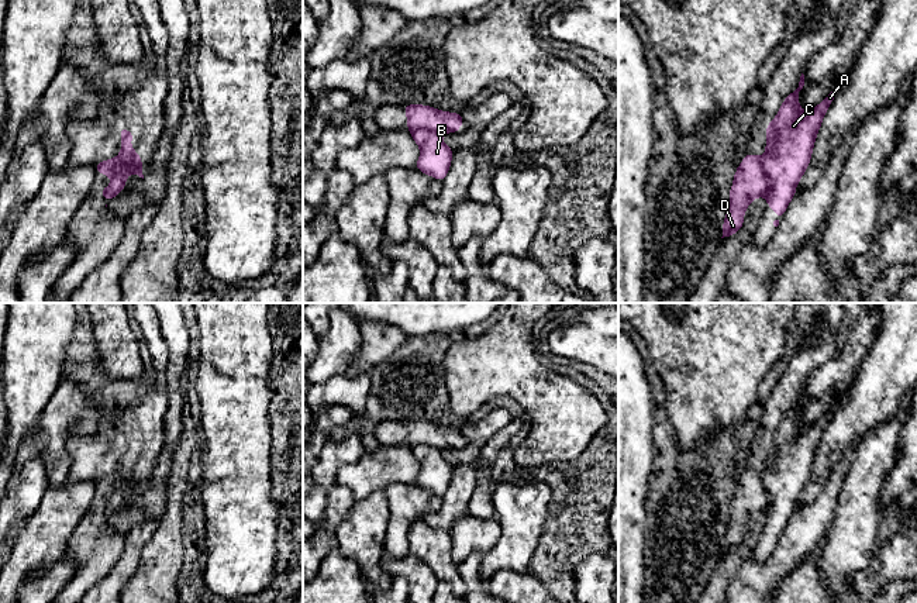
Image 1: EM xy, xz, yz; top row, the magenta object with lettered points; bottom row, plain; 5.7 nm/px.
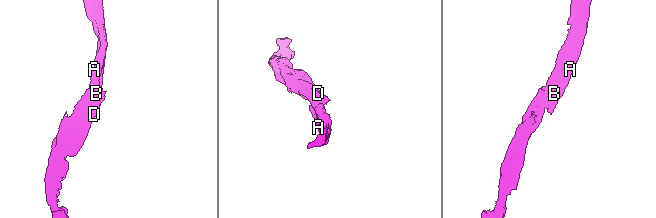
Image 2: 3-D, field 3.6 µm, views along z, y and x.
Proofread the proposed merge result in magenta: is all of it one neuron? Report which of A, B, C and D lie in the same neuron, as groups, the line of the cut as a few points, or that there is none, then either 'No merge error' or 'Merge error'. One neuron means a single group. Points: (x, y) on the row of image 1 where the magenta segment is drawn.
Groups: A B C / D. Split along yz (761, 158), (766, 190). Merge error

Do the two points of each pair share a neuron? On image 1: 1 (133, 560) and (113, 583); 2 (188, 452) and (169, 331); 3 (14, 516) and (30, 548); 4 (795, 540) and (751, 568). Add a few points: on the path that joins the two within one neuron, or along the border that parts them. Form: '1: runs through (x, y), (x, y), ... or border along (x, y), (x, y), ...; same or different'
1: runs through (127, 565), (117, 578); same
2: border along (183, 433), (171, 464); different
3: border along (41, 500), (37, 509), (14, 533); different
4: runs through (786, 551), (769, 568), (762, 568); same

